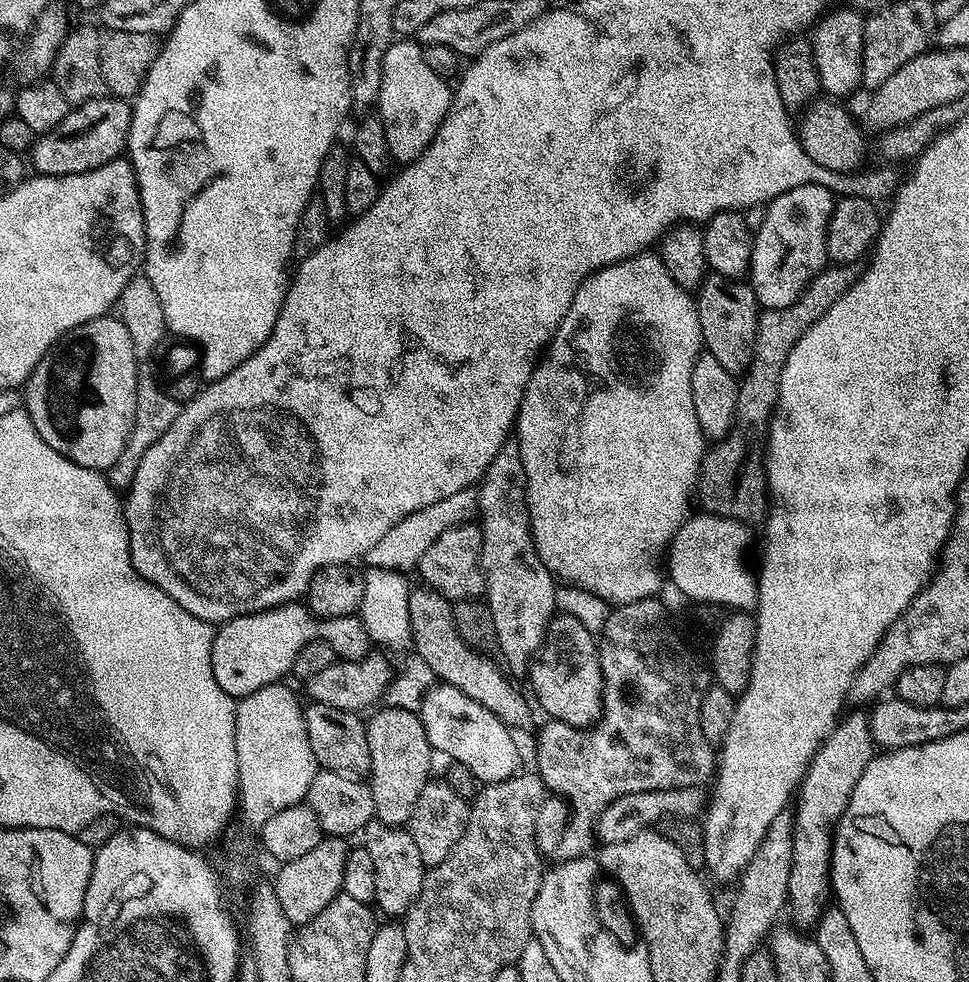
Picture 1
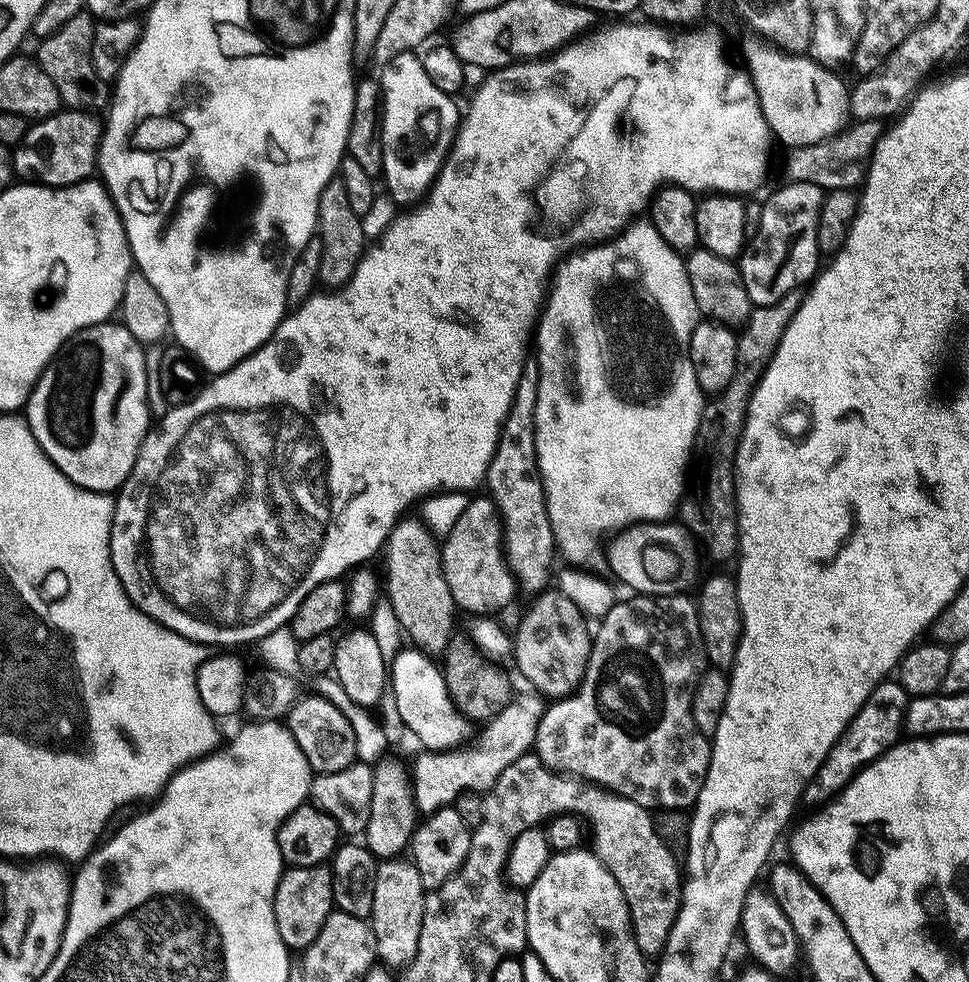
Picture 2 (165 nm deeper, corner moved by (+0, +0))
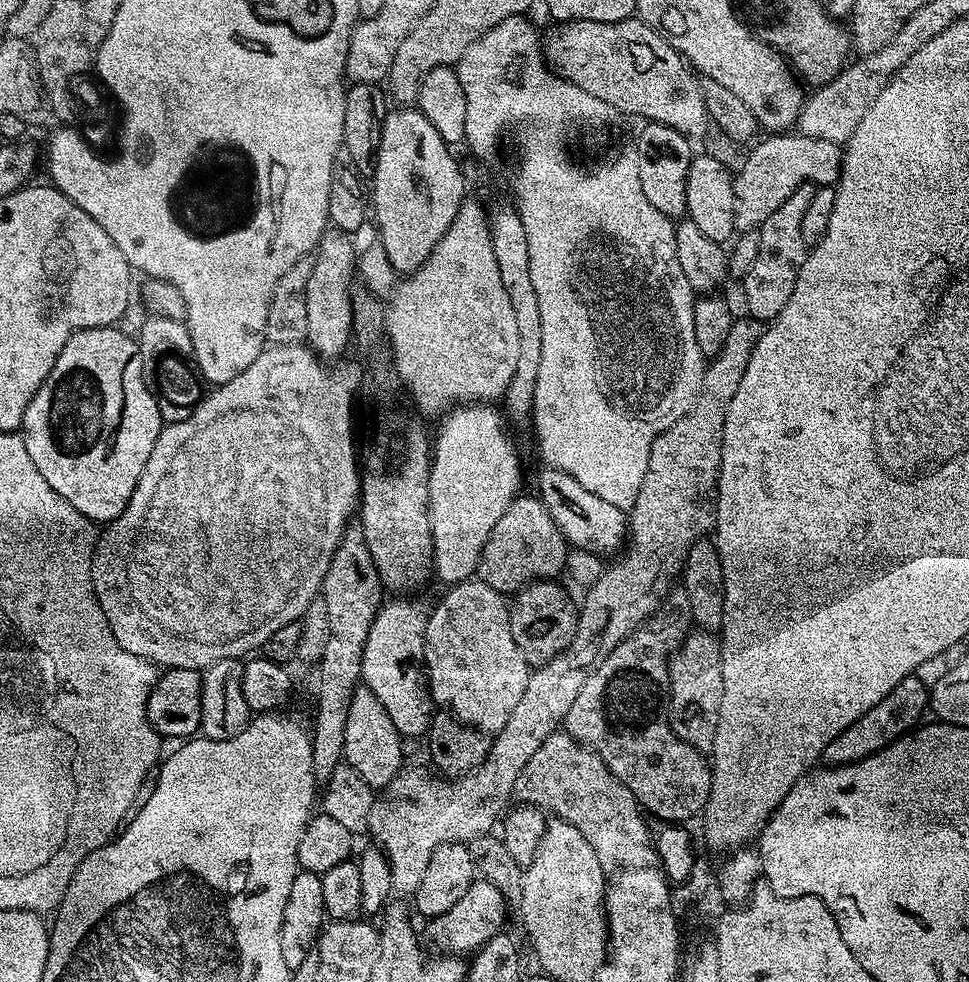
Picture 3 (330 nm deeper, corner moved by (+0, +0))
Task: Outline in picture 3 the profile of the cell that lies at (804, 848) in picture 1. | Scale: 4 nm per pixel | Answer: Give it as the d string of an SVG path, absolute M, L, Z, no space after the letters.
M914 674L907 676L902 683L894 686L894 690L890 690L890 694L886 694L886 698L882 698L882 702L878 702L878 706L870 706L870 710L866 710L866 714L862 714L858 722L846 726L846 730L842 730L838 738L834 738L834 742L826 746L823 763L828 763L825 765L829 769L841 768L843 764L853 764L874 755L886 745L893 744L901 734L915 729L925 719L924 712L926 716L929 708L929 685L924 684Z

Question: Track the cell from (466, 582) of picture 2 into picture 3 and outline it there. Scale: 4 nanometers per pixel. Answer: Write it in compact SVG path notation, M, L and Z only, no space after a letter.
M517 495L510 502L506 514L498 518L494 530L490 530L488 541L480 551L478 578L502 594L512 594L534 580L551 580L565 571L564 563L570 545L560 533L550 510L543 504L539 495Z

